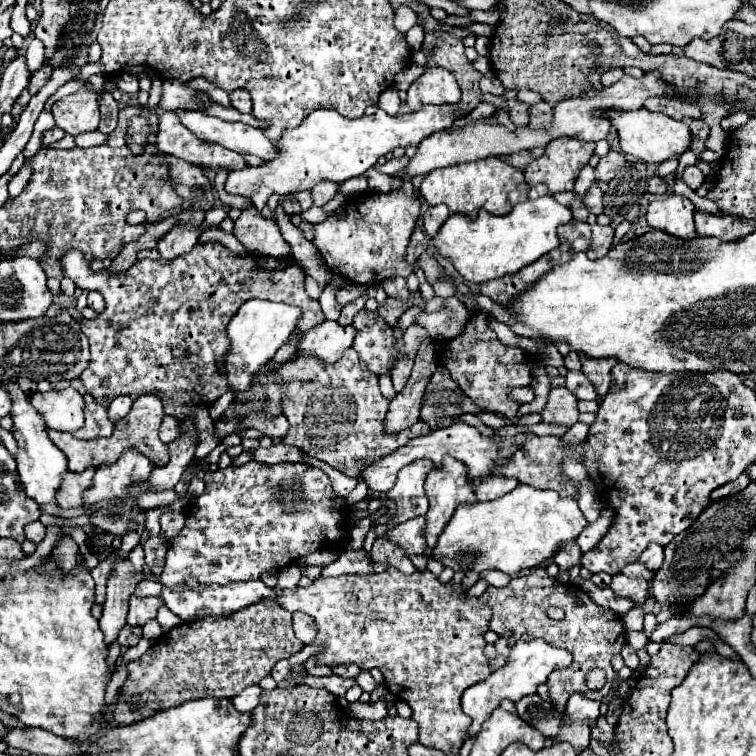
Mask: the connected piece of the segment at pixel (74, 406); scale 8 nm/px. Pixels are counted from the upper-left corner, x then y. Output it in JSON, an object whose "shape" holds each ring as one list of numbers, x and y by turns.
{"shape":[[72,386,60,392,32,392,30,404,42,414,48,428,76,432,84,426,84,396]]}

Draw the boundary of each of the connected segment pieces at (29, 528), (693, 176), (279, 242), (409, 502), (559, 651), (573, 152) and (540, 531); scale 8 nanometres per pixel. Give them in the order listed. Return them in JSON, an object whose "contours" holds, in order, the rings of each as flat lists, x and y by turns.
{"contours":[[[30,522,30,524,26,524,26,538,28,540,32,540,32,542,36,542,36,544,40,544,42,542,42,538,44,538,44,534,46,534,46,526,42,524,42,522]],[[686,166,682,174,676,174,676,178,682,178,682,182,686,182,692,190,700,188,704,182,704,174,698,170,698,166]],[[256,208,244,210,234,222,234,236,248,248,248,252,258,256,270,256,286,260,292,256,290,244,282,238,278,226,272,220,262,218]],[[416,460,400,470,396,486,386,492,386,496,396,502,396,524,426,514,428,500,424,494,424,480,434,468,430,460]],[[530,640,530,642,516,642,514,646,510,646,510,654,506,658,506,664,498,670,494,670,490,674,490,678,470,686,464,690,462,694,462,710,466,714,470,714,472,718,472,726,470,726,470,734,478,734,482,730,482,724,490,718,492,710,500,706,500,702,504,698,518,702,524,696,536,694,536,688,540,684,546,682,546,678,550,676,552,670,556,668,568,668,572,662,572,654,564,648,556,648,556,646,548,646,548,642,544,640]],[[556,138,546,146,540,158,526,166,524,178,530,186,536,186,538,182,546,184,552,194,572,190,580,170,592,158,594,146,594,142,576,138]],[[518,484,514,492,490,500,460,504,434,546,432,556,454,572,500,570,510,576,540,566,554,558,558,548,574,542,584,530,586,518,576,510,576,498,560,498,554,490]]]}

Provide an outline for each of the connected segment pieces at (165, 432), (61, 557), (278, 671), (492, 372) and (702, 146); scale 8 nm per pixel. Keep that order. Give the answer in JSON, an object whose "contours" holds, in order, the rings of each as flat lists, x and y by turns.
{"contours":[[[166,416,164,422,162,422,162,426,160,426,160,438,162,438,162,442,166,440,166,444,168,444,168,442,180,438,182,434,184,434,182,432,182,422,178,418,174,418,174,416]],[[64,536,62,540,58,540,52,554,54,560,60,562,60,568,66,572,78,564,78,544,72,540,72,536]],[[278,660,276,666,274,666,274,670,272,670,272,678,276,682,280,682,280,680,284,680,288,676,290,676,290,662,288,660]],[[476,314,468,320,466,330,452,338,446,346,444,346,444,354,442,348,438,350,438,360,450,370,452,378,458,382,458,386,462,388,462,392,484,412,494,412,502,418,514,418,520,404,514,404,508,394,514,386,528,386,530,384,530,370,534,366,534,356,528,356,526,352,518,350,518,348,508,348,502,346,500,340,496,338,496,334,488,328,486,316,484,314]],[[686,118,686,124,692,130,692,146,690,146,690,150,700,158,702,150,706,150,706,140,708,140,708,134,710,134,710,126,704,120,690,120,690,118]]]}

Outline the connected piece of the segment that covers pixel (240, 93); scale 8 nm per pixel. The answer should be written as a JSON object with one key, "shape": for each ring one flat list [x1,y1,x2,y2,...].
{"shape":[[234,90,230,94,230,100,232,100,232,106,240,112,252,112,252,100,250,100,250,94,246,90]]}

